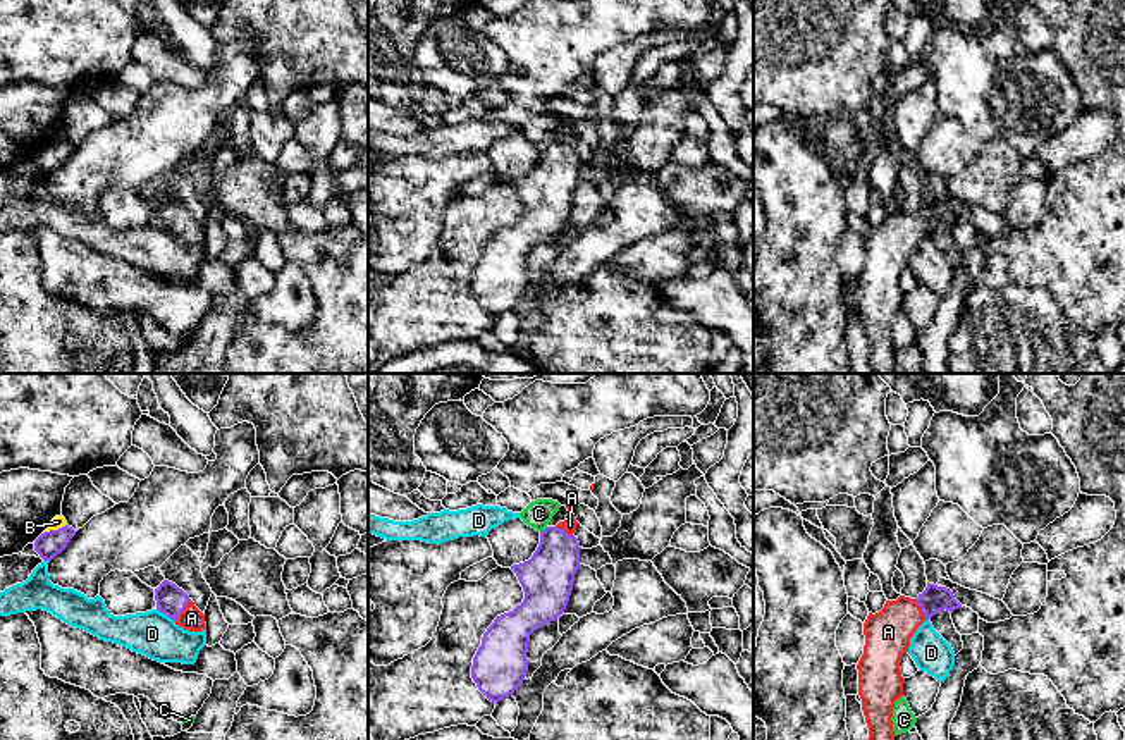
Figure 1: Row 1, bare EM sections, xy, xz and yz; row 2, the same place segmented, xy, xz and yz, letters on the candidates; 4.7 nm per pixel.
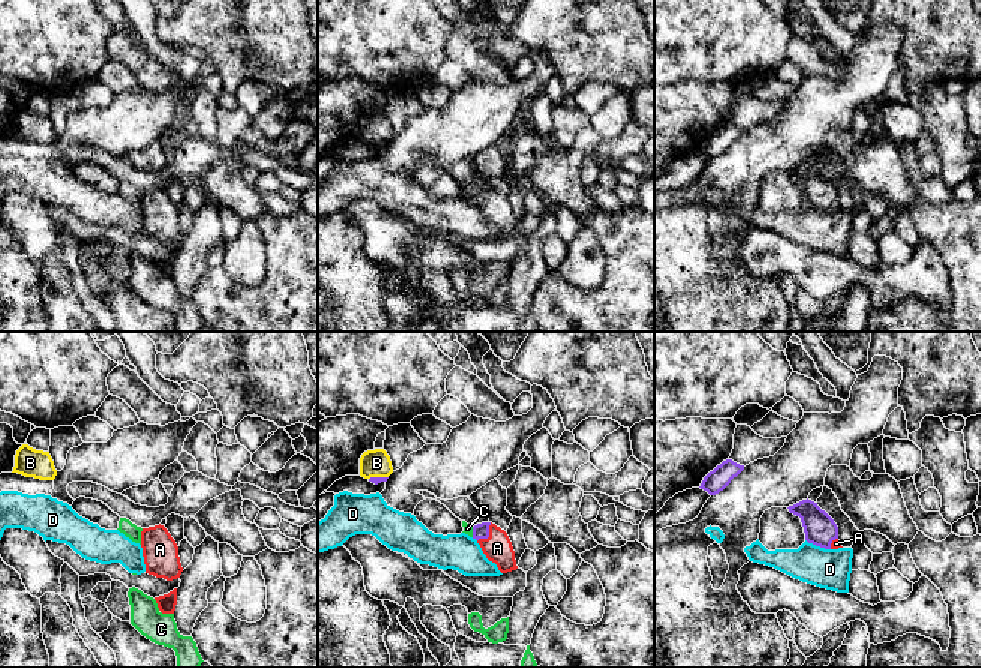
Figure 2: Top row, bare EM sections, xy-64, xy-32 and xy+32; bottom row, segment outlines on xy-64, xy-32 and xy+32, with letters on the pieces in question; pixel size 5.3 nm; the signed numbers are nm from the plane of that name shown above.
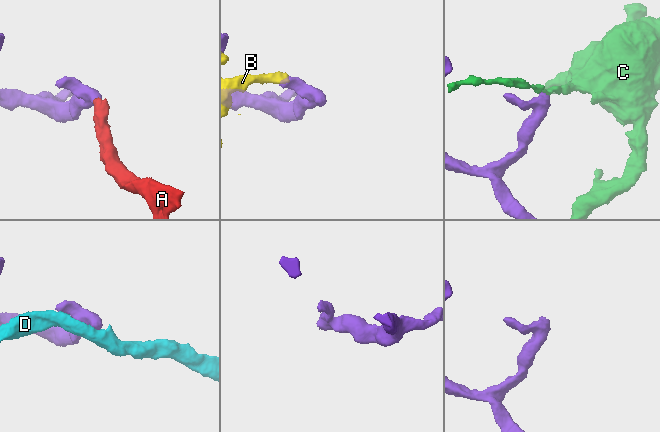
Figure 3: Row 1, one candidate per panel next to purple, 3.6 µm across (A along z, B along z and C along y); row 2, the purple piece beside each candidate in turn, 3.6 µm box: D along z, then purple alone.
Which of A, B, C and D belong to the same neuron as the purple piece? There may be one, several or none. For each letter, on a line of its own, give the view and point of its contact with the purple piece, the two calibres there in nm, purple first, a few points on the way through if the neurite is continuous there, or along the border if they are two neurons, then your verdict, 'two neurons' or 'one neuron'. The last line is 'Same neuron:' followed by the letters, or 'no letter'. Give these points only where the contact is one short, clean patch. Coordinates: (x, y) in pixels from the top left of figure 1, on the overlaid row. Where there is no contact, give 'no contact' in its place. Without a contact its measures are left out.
A: contact xy (183, 610); calibres 140 and 110 nm; way xy (171, 599), (183, 610), (191, 618); one neuron
B: contact xy (55, 530); calibres 120 and 60 nm; two neurons
C: contact xz (546, 529); calibres 240 and 130 nm; border xz (547, 527), (540, 532); two neurons
D: contact xy (165, 613); calibres 140 and 220 nm; two neurons
Same neuron: A

